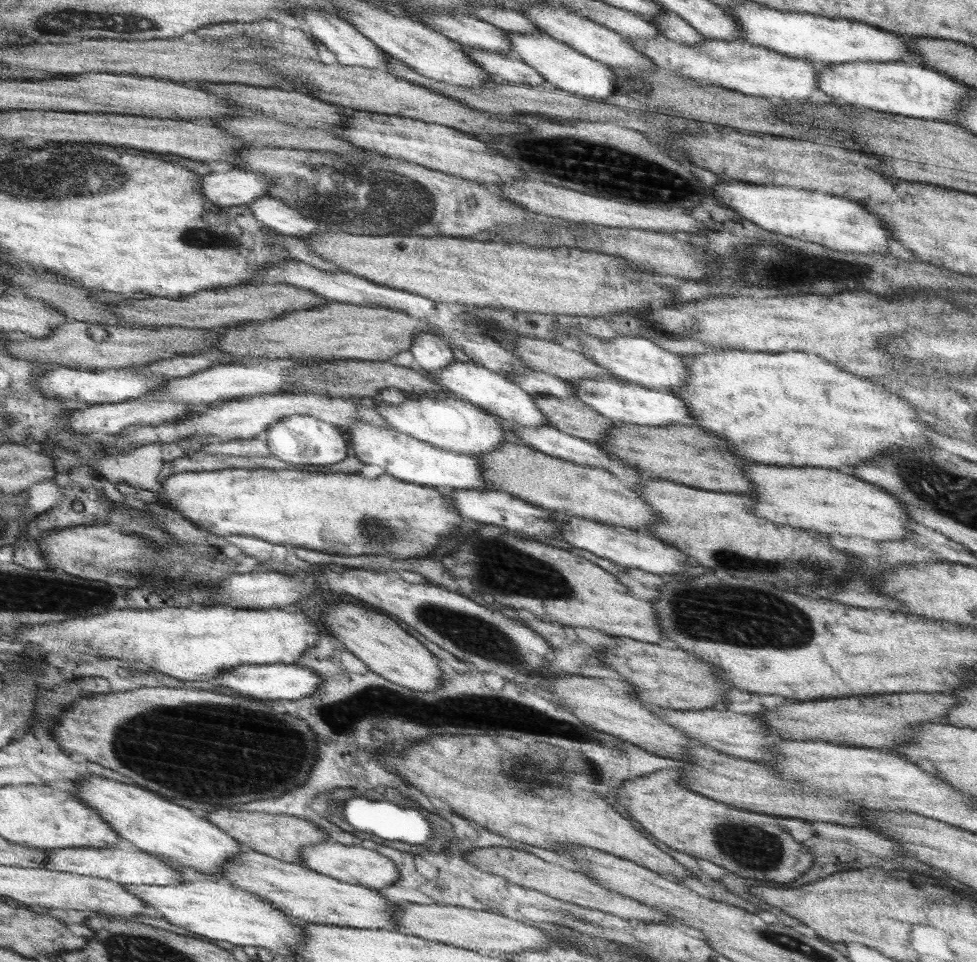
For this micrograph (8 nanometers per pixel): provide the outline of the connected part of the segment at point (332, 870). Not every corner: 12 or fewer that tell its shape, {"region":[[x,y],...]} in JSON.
{"region":[[304,846],[300,865],[384,889],[400,879],[390,858],[362,846]]}

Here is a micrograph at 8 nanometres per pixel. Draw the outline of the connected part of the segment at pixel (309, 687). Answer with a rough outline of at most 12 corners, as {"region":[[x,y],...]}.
{"region":[[295,663],[242,665],[220,677],[254,698],[298,700],[323,676]]}

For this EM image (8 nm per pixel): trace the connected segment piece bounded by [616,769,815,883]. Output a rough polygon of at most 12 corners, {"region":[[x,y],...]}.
{"region":[[682,769],[616,796],[660,842],[742,878],[790,883],[815,854],[784,817],[698,794]]}

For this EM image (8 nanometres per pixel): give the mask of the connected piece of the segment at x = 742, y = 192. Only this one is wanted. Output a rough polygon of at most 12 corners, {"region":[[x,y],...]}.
{"region":[[725,181],[726,207],[840,252],[886,254],[886,224],[834,194]]}

